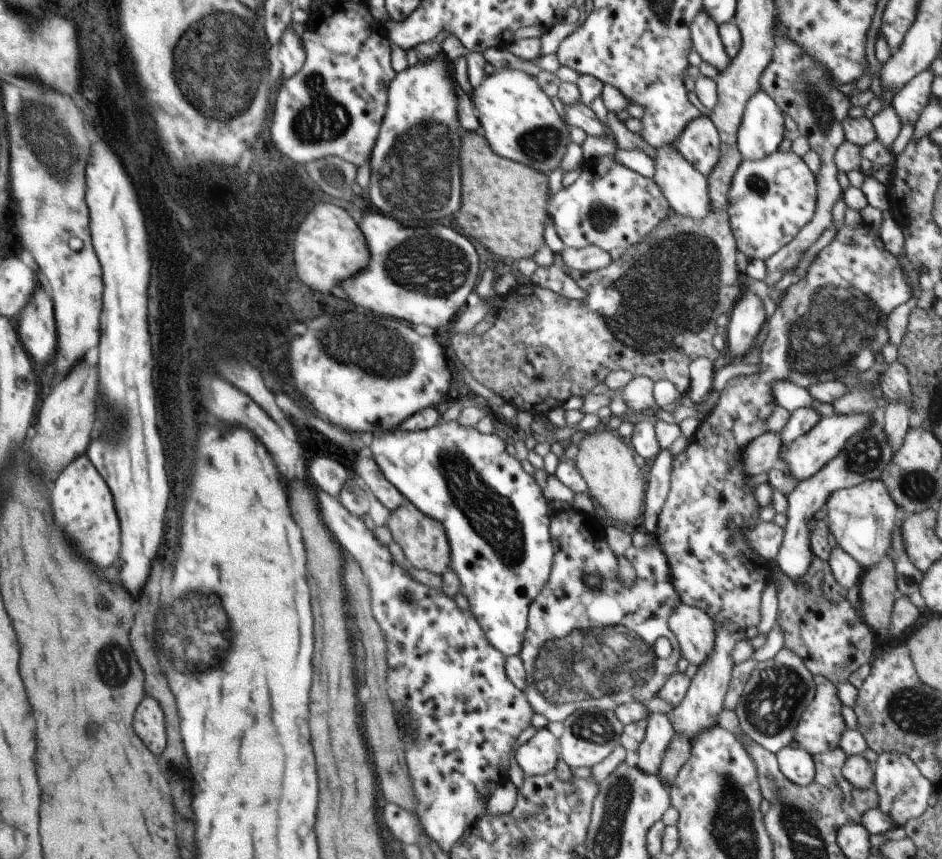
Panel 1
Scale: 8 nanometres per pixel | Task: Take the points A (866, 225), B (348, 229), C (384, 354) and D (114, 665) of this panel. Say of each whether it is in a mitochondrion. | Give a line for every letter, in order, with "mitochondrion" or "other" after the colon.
A: other
B: other
C: mitochondrion
D: mitochondrion

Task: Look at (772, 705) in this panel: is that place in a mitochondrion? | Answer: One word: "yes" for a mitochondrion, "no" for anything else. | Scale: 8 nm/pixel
yes

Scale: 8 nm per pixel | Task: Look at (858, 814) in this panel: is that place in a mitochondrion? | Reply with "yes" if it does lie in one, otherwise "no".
no

